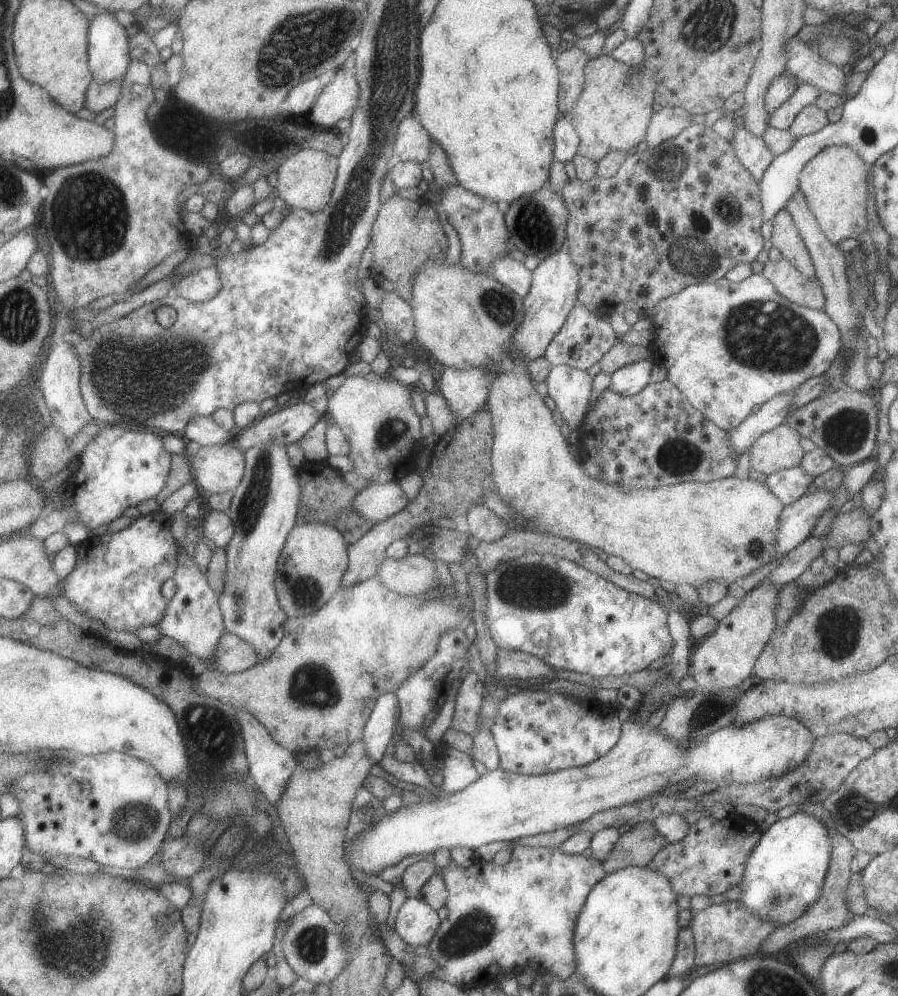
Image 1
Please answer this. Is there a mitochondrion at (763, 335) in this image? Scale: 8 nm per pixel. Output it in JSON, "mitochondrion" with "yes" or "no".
{"mitochondrion":"yes"}

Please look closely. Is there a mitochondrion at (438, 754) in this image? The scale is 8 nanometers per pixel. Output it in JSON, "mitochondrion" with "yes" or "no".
{"mitochondrion":"no"}

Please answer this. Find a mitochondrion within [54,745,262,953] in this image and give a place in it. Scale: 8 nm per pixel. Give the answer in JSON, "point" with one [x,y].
{"point":[135,822]}

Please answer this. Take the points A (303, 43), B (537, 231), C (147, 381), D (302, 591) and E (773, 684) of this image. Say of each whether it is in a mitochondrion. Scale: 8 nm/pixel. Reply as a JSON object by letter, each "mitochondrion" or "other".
{"A":"mitochondrion","B":"mitochondrion","C":"mitochondrion","D":"mitochondrion","E":"other"}

